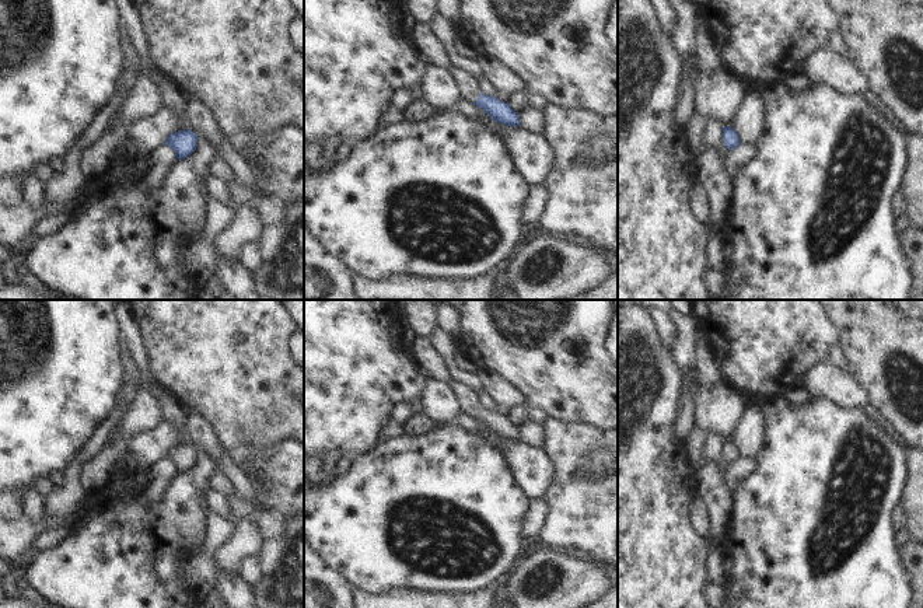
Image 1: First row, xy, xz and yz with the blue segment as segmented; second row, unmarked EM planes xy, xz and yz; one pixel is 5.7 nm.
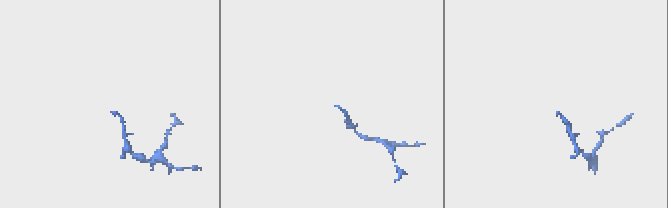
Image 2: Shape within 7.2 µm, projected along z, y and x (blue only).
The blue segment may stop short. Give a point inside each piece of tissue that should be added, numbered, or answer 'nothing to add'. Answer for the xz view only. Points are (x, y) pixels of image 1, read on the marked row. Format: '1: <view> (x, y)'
1: xz (468, 87)

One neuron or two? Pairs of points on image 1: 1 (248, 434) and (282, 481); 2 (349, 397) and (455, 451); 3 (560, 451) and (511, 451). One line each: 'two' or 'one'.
1: two
2: two
3: two

